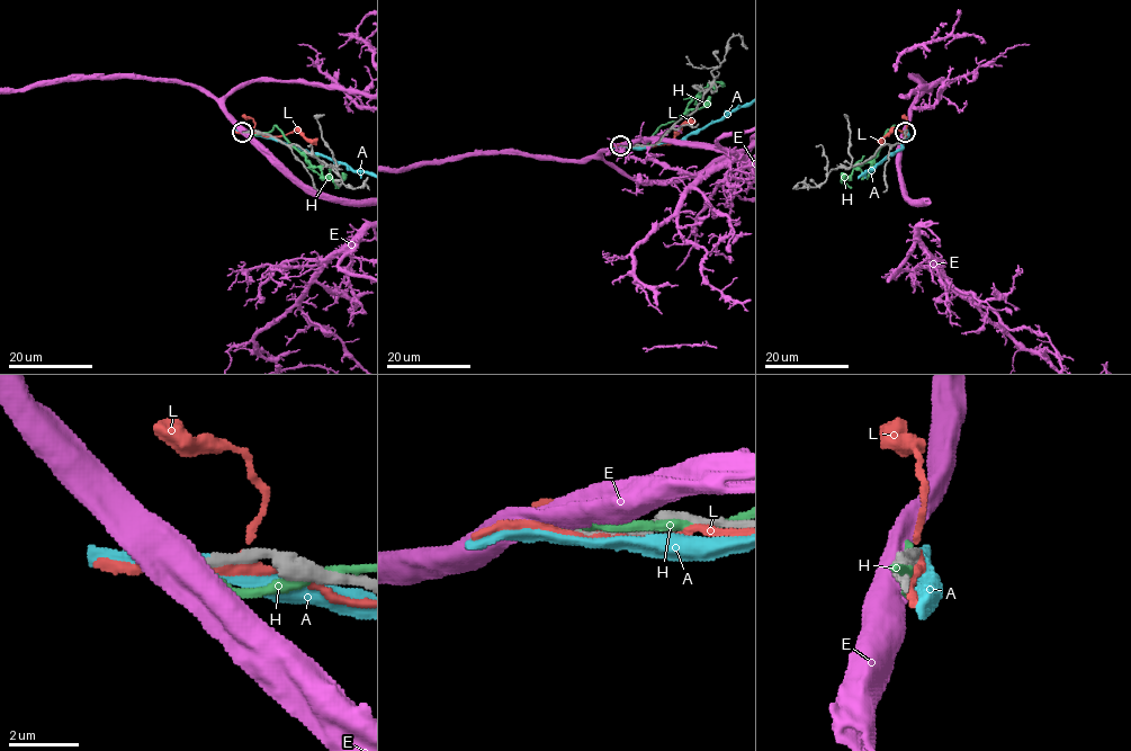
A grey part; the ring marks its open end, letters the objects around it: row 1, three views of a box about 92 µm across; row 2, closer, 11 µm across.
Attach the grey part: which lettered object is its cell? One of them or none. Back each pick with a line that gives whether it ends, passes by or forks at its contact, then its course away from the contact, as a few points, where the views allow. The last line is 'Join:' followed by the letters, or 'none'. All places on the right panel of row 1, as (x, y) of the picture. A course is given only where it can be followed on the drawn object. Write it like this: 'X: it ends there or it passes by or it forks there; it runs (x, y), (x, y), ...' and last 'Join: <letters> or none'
Join: none

